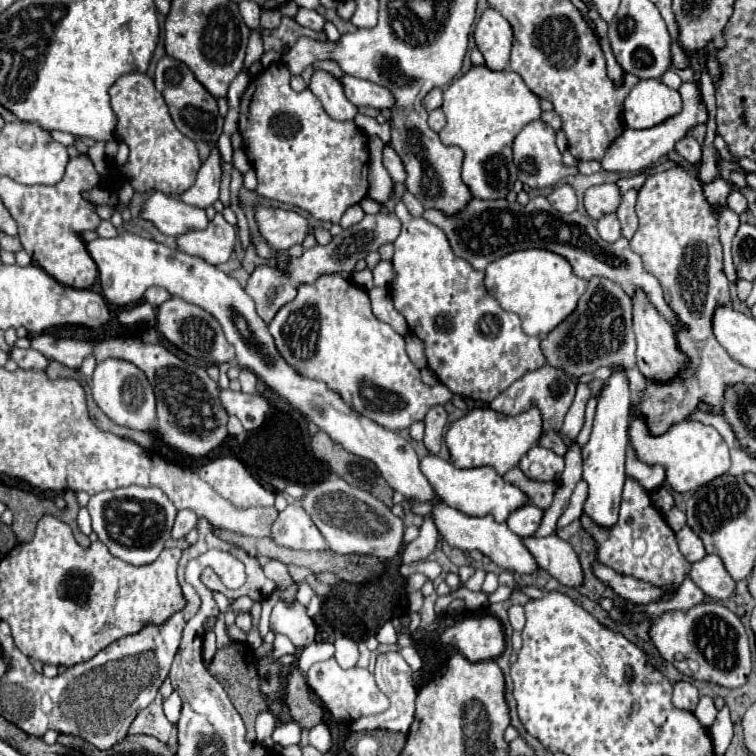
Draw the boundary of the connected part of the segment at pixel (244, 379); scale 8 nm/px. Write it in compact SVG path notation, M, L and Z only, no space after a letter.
M243 369L241 375L239 375L239 381L241 381L241 391L243 393L255 393L255 389L257 389L257 377L255 377L253 371Z

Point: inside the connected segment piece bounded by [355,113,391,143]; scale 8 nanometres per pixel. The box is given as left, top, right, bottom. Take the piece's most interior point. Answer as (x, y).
(369, 126)

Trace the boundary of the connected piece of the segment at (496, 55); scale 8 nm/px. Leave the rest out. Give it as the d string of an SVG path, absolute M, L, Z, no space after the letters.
M485 9L473 31L475 47L485 57L485 67L491 71L503 71L509 63L509 51L513 43L513 31L501 13Z

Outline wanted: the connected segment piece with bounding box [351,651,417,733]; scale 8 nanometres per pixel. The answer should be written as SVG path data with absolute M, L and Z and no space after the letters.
M387 651L377 655L377 665L375 665L375 683L377 687L389 697L391 707L381 713L381 715L369 715L369 717L361 717L357 721L351 723L351 731L375 731L375 729L387 729L387 731L395 731L395 733L407 733L409 725L413 721L413 713L415 713L415 679L413 679L413 671L411 667L405 663L405 659L401 657L401 653L395 651Z

